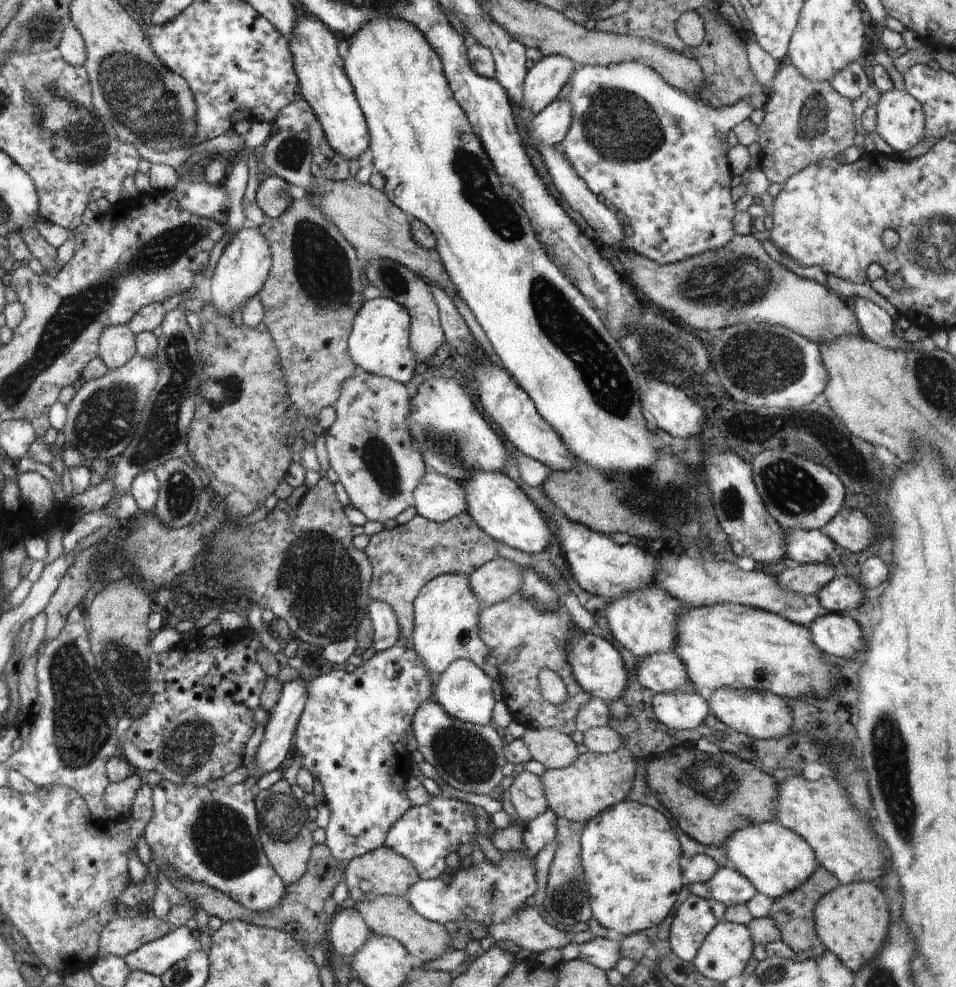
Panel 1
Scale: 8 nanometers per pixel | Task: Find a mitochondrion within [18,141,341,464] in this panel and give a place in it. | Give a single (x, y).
(107, 417)

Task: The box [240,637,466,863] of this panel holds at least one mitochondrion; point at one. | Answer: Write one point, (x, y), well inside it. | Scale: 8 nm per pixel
(281, 824)

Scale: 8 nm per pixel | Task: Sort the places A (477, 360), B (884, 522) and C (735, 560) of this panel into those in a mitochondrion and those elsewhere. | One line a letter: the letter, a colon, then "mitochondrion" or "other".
A: other
B: other
C: other

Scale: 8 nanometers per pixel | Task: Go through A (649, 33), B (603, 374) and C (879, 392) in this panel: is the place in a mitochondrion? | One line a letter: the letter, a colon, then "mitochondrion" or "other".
A: other
B: mitochondrion
C: other

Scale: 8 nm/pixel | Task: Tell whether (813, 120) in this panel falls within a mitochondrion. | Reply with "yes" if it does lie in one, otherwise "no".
yes

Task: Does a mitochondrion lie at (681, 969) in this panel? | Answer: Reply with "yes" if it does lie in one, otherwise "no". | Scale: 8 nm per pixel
no

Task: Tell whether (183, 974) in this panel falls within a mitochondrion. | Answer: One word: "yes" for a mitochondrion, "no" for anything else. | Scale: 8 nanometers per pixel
yes

